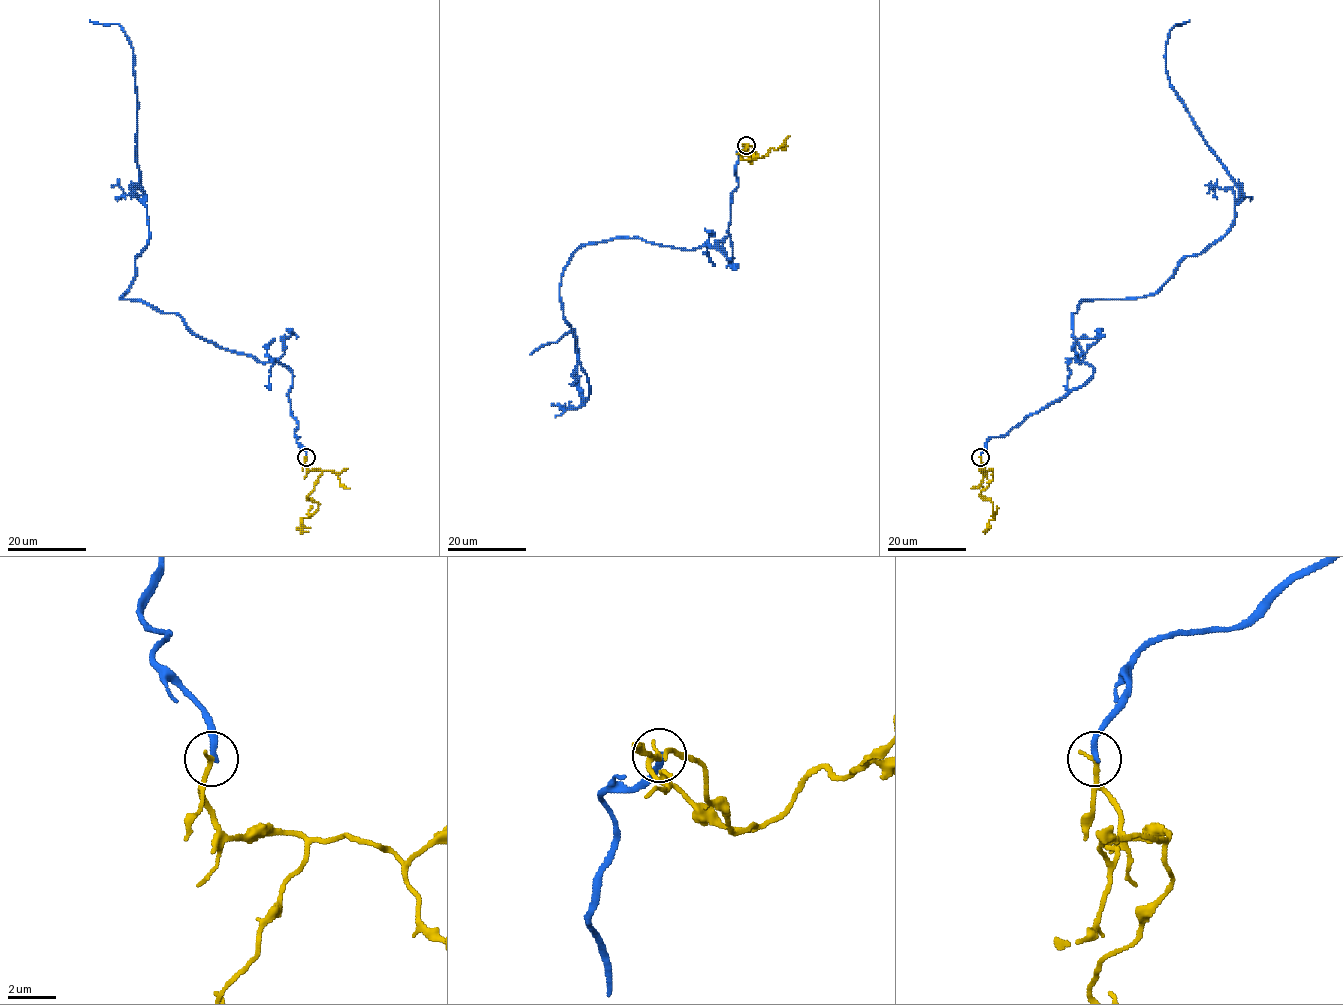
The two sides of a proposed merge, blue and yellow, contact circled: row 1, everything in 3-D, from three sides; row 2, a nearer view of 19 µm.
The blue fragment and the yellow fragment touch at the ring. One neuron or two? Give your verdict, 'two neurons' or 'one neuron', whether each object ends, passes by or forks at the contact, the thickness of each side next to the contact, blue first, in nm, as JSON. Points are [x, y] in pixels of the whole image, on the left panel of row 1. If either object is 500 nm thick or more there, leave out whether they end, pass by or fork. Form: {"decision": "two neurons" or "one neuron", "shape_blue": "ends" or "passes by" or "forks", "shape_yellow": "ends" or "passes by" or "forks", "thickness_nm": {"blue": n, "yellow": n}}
{"decision": "one neuron", "shape_blue": "ends", "shape_yellow": "ends", "thickness_nm": {"blue": 280, "yellow": 240}}

